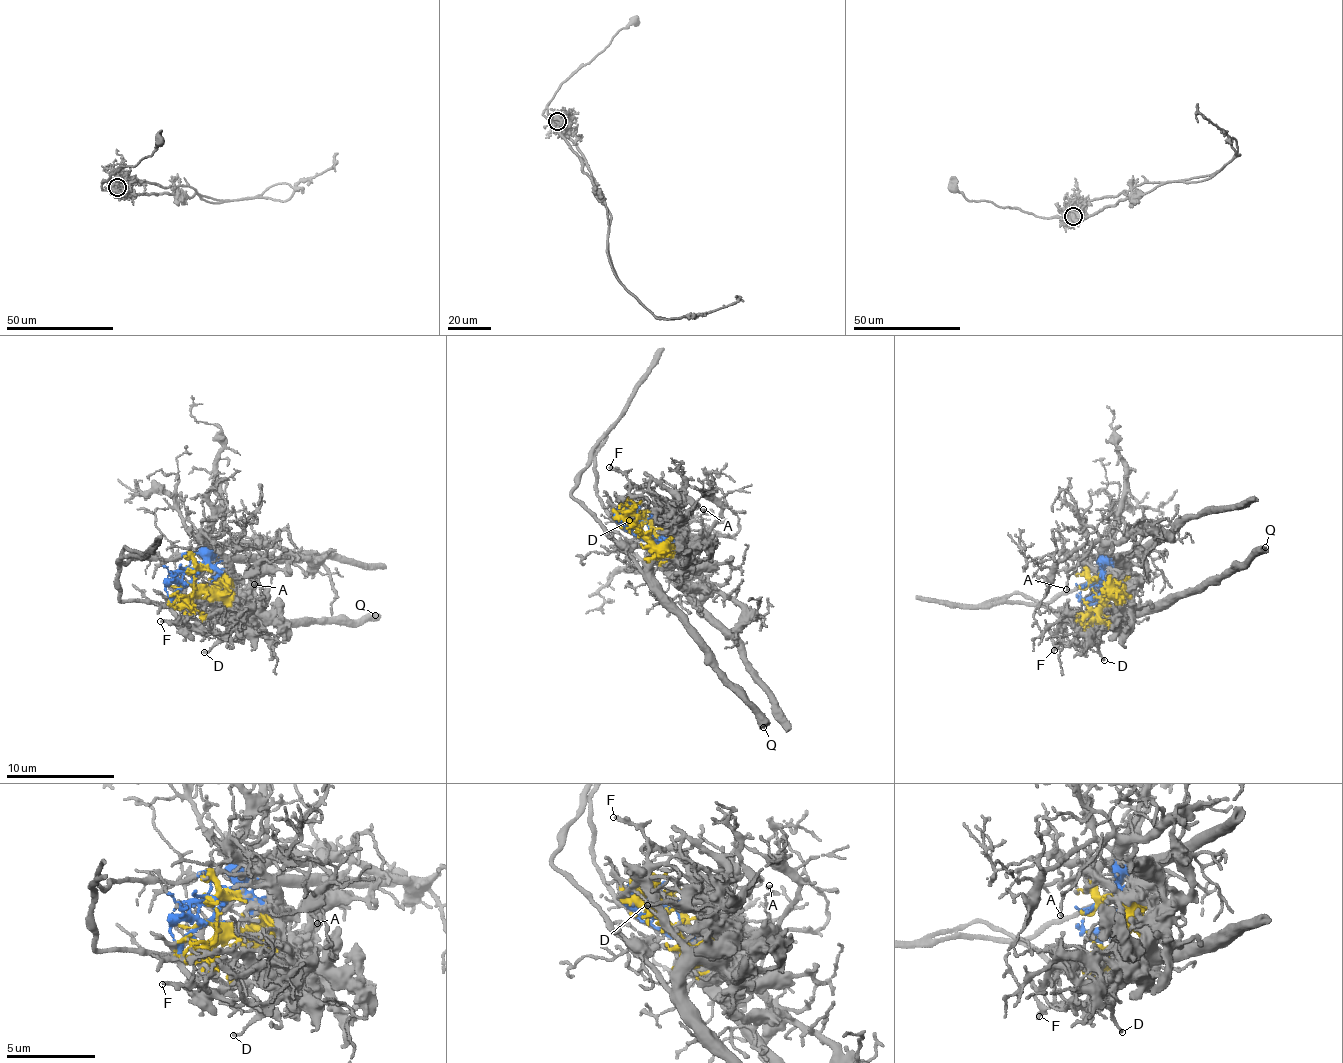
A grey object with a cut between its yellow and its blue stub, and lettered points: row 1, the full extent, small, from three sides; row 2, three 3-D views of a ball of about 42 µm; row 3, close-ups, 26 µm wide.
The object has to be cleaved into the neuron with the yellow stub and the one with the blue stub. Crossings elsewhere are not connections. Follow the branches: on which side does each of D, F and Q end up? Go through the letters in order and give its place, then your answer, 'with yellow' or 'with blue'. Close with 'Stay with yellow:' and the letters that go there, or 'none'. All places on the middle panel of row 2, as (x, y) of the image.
D: (629, 520) | with yellow
F: (609, 467) | with yellow
Q: (763, 727) | with yellow
Stay with yellow: D, F, Q

